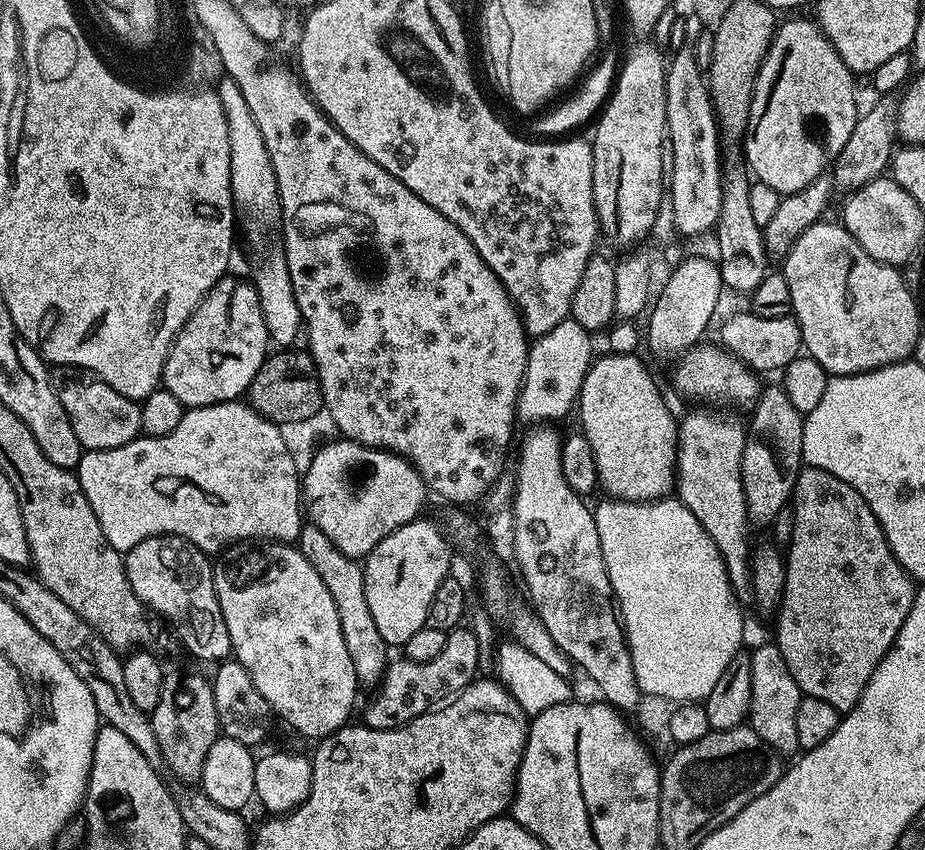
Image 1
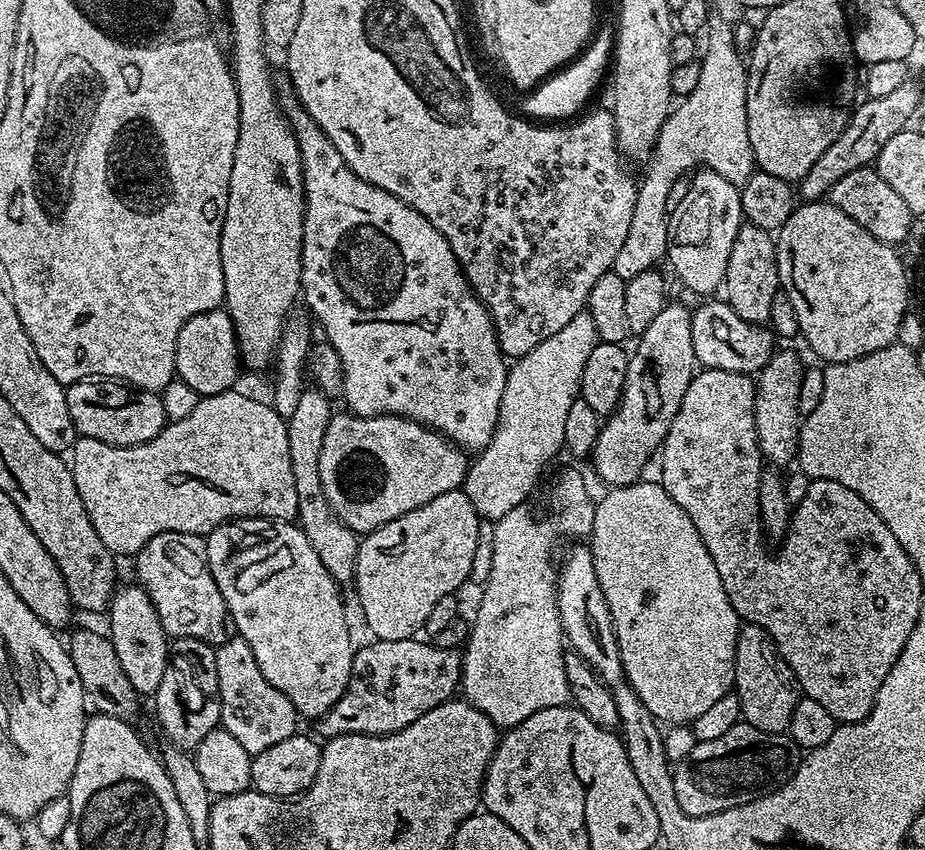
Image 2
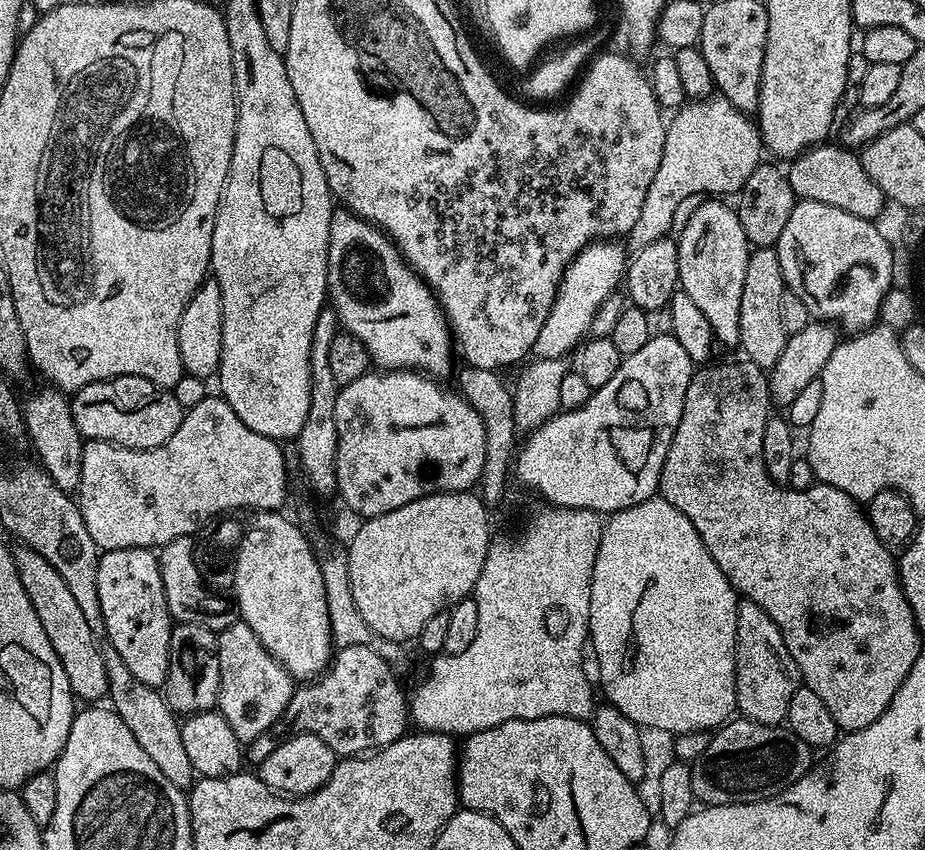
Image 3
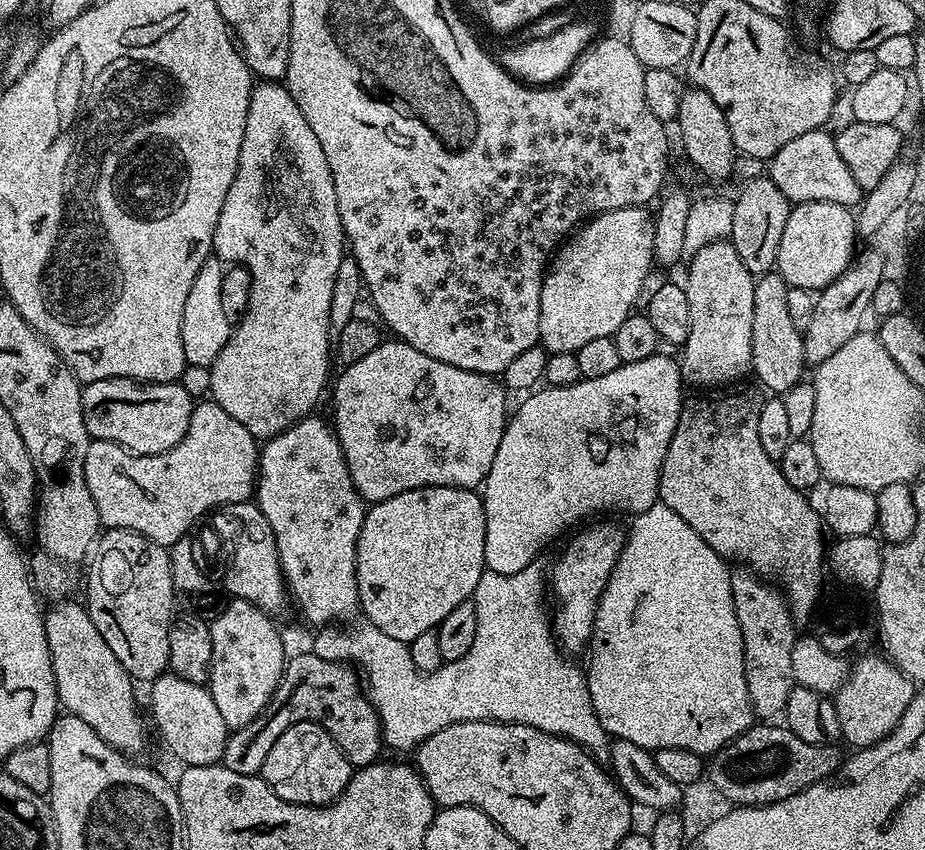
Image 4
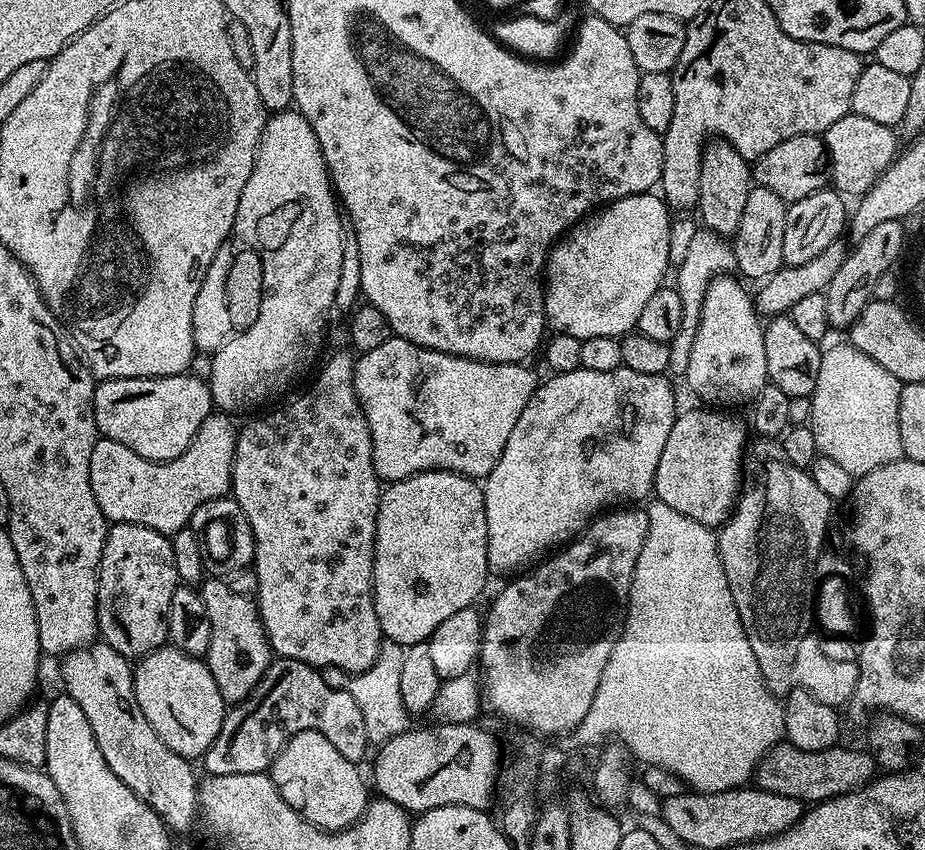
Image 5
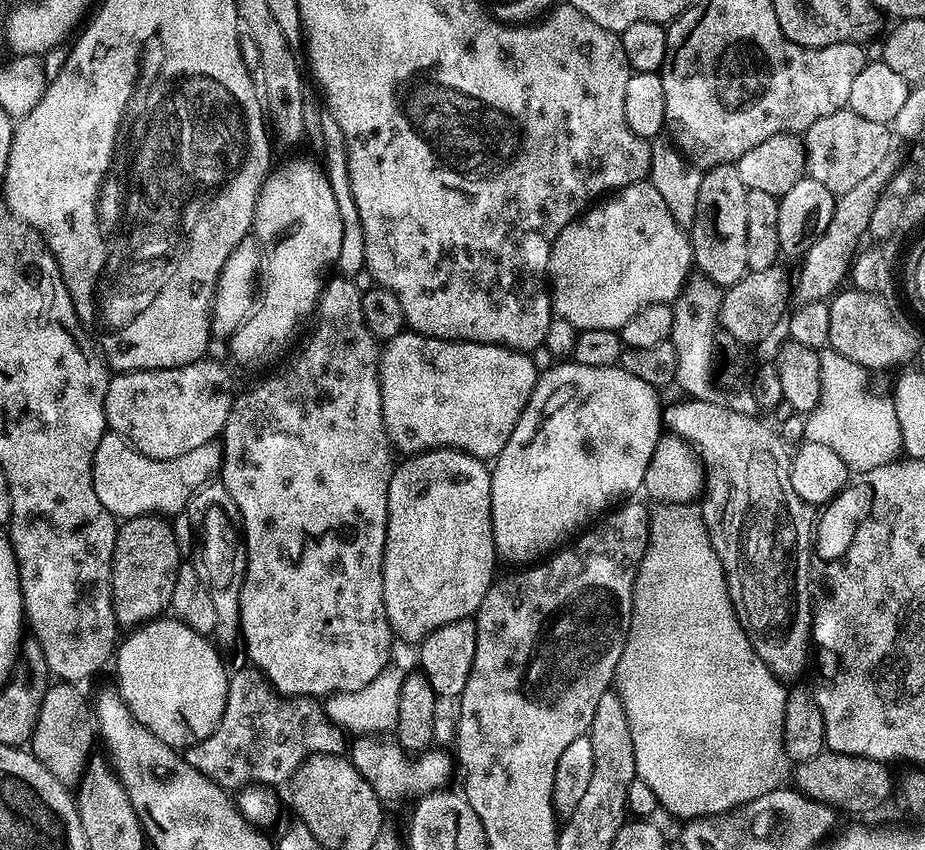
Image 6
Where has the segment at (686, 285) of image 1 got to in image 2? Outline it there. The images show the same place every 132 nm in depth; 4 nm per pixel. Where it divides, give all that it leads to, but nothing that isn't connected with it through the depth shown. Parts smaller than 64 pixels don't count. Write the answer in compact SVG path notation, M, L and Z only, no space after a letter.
M669 302L665 304L662 314L658 314L658 318L654 318L654 322L650 322L650 326L646 326L646 330L639 333L638 339L640 340L636 344L636 349L631 349L628 357L628 377L624 383L624 393L620 395L620 402L615 412L611 413L601 423L600 433L597 436L596 444L593 445L590 462L596 467L596 472L605 480L605 485L613 488L621 488L627 484L635 484L637 480L641 479L645 475L644 467L648 464L648 459L657 455L658 449L663 444L666 434L670 430L670 422L674 422L674 414L678 414L678 406L682 402L682 394L686 394L686 386L690 386L694 373L697 371L698 365L696 362L696 355L694 354L694 342L690 338L690 326L692 325L692 312L690 308L687 308L684 304L675 304L675 302Z

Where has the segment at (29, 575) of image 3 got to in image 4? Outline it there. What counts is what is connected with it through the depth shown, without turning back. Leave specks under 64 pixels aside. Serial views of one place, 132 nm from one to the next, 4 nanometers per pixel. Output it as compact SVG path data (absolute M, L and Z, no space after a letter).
M56 602L52 609L44 612L44 629L46 630L46 642L52 659L52 669L56 679L56 698L59 707L67 715L82 718L86 726L97 732L105 742L117 752L124 753L132 758L144 748L144 720L136 709L136 692L132 675L118 662L114 650L106 646L106 638L98 634L98 626L90 618L87 607L83 603L68 604L72 602Z

